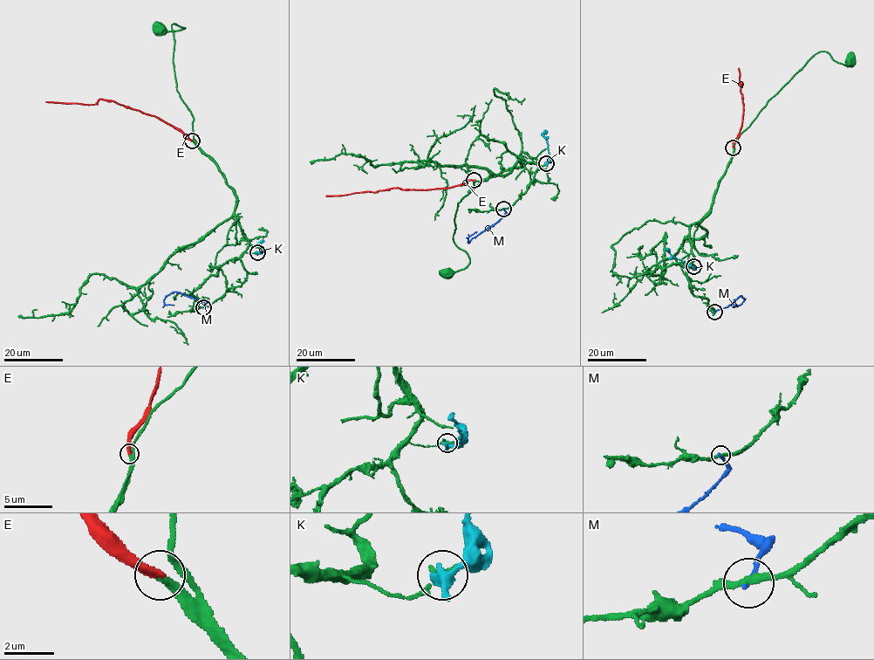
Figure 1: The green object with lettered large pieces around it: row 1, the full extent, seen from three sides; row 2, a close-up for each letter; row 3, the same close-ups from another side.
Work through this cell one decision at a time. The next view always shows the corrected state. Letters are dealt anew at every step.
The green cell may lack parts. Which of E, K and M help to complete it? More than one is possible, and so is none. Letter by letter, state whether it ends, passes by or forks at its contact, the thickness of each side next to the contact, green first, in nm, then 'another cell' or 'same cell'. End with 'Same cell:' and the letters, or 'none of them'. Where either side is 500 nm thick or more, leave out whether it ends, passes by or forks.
E: it ends; calibres 320 and 320 nm; same cell
K: it passes by; calibres 180 and 380 nm; another cell
M: it ends; calibres 240 and 220 nm; another cell
Same cell: E

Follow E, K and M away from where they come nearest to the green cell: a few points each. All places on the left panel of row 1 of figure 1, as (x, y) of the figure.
E: (192, 140), (154, 116), (112, 101), (99, 99), (94, 104), (81, 105), (46, 101)
K: (257, 252), (261, 252), (262, 247), (259, 244), (262, 240)
M: (203, 306), (205, 302), (177, 292), (165, 299), (165, 305), (174, 305)

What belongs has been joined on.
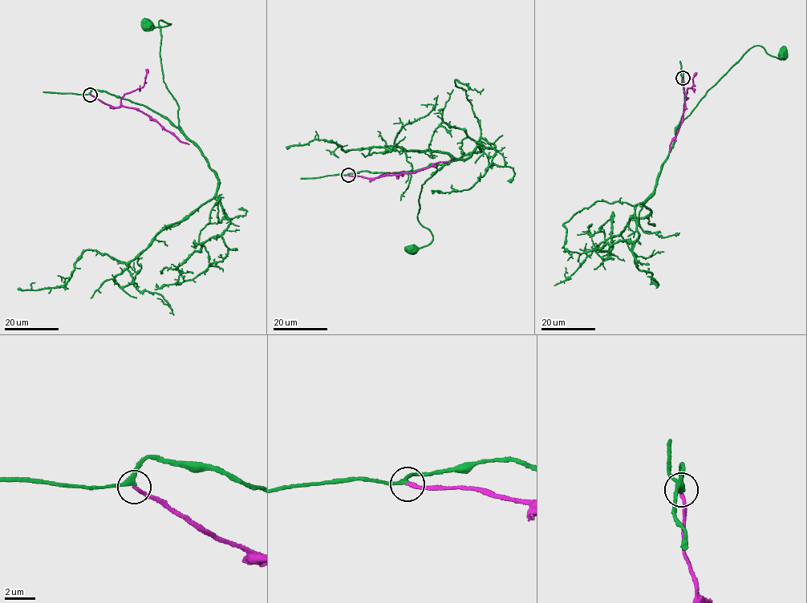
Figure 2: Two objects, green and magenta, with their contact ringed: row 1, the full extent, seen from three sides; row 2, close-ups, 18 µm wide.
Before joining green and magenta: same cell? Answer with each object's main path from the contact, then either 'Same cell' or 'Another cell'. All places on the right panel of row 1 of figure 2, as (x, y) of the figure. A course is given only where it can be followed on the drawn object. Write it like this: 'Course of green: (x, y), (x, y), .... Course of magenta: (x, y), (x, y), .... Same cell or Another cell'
Course of green: (683, 78), (684, 104), (675, 134), (707, 91), (750, 48), (761, 46), (780, 59), (783, 54). Course of magenta: (683, 78), (686, 107), (683, 122), (669, 152). Same cell

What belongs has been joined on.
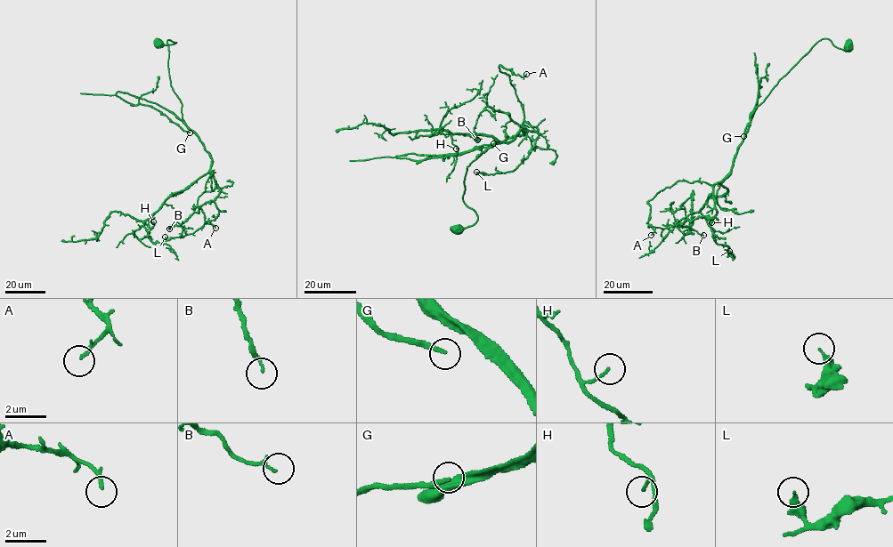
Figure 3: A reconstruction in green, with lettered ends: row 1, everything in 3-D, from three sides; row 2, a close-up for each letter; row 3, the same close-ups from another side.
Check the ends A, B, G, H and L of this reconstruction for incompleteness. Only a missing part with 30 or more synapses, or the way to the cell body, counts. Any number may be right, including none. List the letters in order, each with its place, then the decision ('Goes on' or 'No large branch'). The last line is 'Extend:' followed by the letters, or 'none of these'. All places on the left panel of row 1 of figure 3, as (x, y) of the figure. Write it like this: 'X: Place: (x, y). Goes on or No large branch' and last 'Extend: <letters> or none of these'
A: Place: (215, 228). No large branch
B: Place: (169, 229). No large branch
G: Place: (190, 132). Goes on
H: Place: (153, 221). No large branch
L: Place: (165, 237). No large branch
Extend: G

